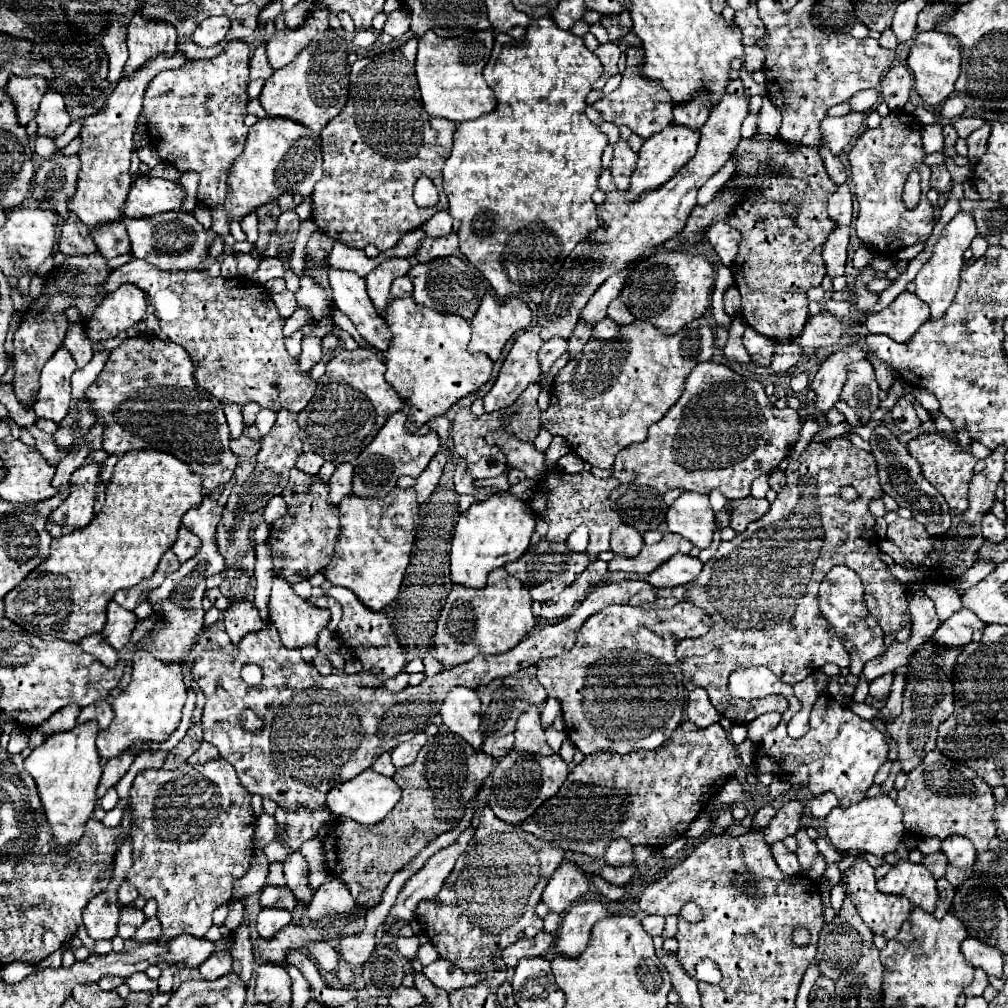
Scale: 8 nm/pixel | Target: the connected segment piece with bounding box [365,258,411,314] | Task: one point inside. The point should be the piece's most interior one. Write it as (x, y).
(379, 281)

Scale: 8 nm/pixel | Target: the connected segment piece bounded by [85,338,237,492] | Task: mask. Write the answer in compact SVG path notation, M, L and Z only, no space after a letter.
M127 338L121 346L117 346L97 380L85 390L85 396L93 400L93 408L97 408L97 420L107 424L103 436L103 450L109 454L125 454L129 450L163 450L179 460L187 462L195 474L201 474L207 484L207 492L215 488L223 488L233 478L233 470L237 458L229 450L229 426L223 414L223 404L209 396L209 392L199 390L195 380L195 364L179 344L161 338Z

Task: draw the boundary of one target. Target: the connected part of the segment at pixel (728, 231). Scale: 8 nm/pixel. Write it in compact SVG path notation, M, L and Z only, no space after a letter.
M713 222L707 228L707 240L719 254L721 262L725 266L731 266L737 254L737 246L741 242L741 234L735 228L731 228L727 222Z

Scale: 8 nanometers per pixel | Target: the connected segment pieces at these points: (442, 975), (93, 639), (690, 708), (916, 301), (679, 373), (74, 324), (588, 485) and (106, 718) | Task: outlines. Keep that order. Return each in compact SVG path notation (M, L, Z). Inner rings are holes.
M435 960L433 964L425 966L423 968L423 974L439 988L445 988L447 992L455 990L455 988L461 988L461 986L469 986L469 984L477 984L481 980L479 974L465 974L461 972L455 964L451 964L449 960Z
M101 634L85 636L85 638L79 642L79 646L81 646L87 654L95 656L101 664L105 664L105 666L109 666L109 668L113 668L113 666L117 664L117 652L101 638Z
M695 688L695 690L689 692L689 698L687 698L687 716L689 716L689 720L693 724L697 724L701 728L719 722L719 718L721 718L721 714L713 708L705 688Z
M901 292L885 310L869 314L865 326L873 334L887 334L897 342L909 340L929 320L929 306L911 292Z
M697 318L689 322L681 332L673 336L661 334L653 324L635 320L621 328L617 340L597 340L591 338L577 360L569 360L565 368L559 370L555 386L551 388L551 402L545 412L541 412L541 424L553 436L563 436L571 450L585 462L597 468L611 468L619 450L629 444L641 442L647 438L647 428L661 420L667 410L683 394L683 382L689 372L699 364L707 362L713 356L713 328L707 318Z
M69 306L65 310L65 316L69 320L69 328L63 346L73 354L77 366L83 368L91 360L91 340L85 336L85 320L77 306Z
M549 470L539 482L537 488L533 492L533 510L541 516L541 520L545 520L549 524L549 532L545 536L545 540L549 544L561 544L567 540L567 536L581 524L585 524L591 530L589 536L589 546L587 546L587 556L591 560L595 560L599 556L599 552L609 550L609 538L611 532L615 528L619 528L623 524L623 520L619 518L619 514L611 508L609 502L609 494L619 486L619 480L609 476L605 480L595 478L591 472L581 470L577 474L569 474L563 470Z
M101 698L97 704L81 708L81 714L79 714L77 722L83 724L87 720L97 720L99 728L107 728L113 722L113 708L111 708L111 704L105 698Z

